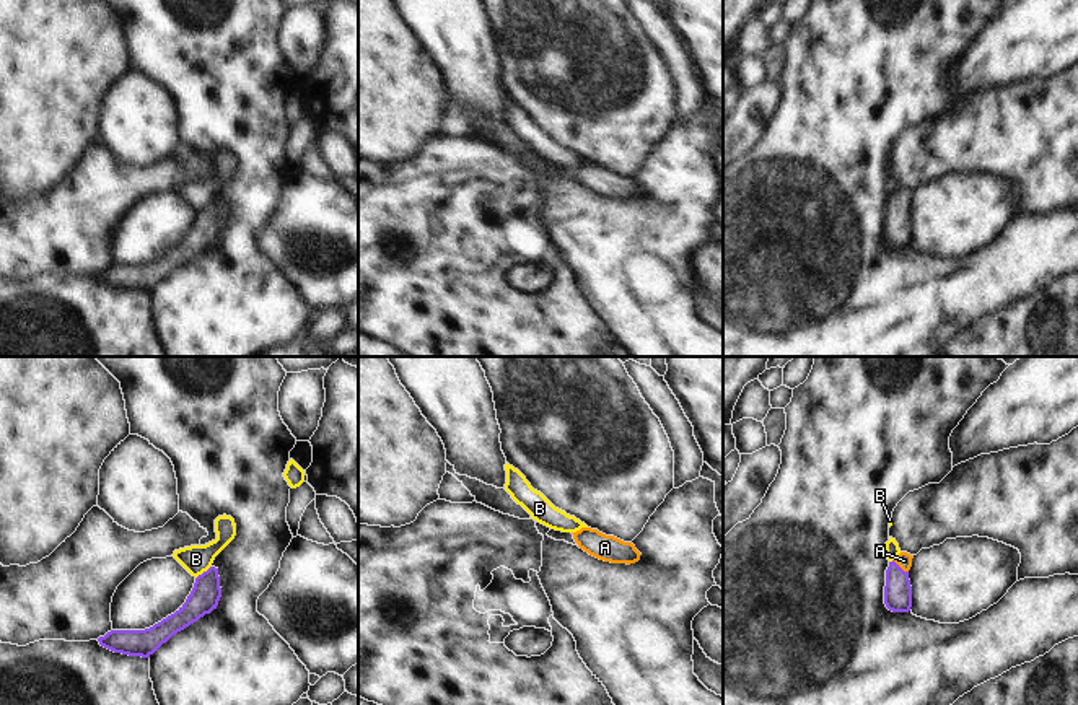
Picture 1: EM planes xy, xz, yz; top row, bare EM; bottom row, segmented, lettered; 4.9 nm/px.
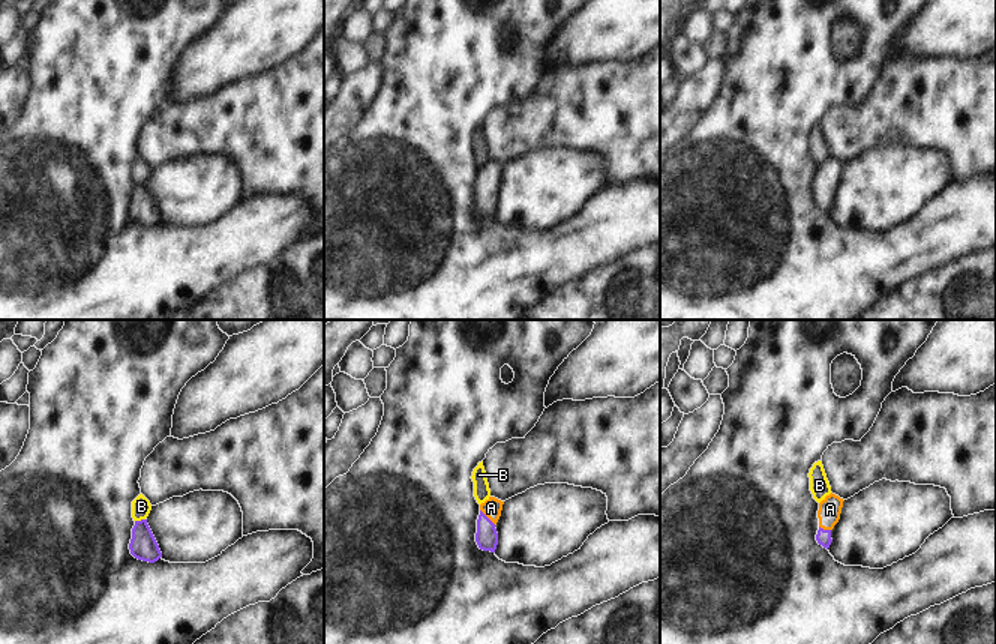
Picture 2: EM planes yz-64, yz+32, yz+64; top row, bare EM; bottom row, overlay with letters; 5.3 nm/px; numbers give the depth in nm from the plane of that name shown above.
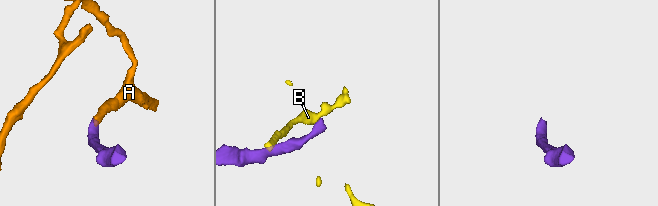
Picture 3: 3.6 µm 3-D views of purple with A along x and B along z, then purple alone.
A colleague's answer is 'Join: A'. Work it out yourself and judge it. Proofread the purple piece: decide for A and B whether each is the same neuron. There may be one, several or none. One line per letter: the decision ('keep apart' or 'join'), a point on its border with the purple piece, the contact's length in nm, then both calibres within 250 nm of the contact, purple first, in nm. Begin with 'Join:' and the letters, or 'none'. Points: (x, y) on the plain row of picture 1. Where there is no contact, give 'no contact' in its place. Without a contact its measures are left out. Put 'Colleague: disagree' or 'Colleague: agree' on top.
Colleague: agree
Join: A
A: join; meets purple in yz at (899, 202); contact 100 nm long; 140 nm thick on the purple side, 80 nm on the other
B: keep apart; meets purple in xy at (204, 207); contact 100 nm long; 150 nm thick on the purple side, 140 nm on the other

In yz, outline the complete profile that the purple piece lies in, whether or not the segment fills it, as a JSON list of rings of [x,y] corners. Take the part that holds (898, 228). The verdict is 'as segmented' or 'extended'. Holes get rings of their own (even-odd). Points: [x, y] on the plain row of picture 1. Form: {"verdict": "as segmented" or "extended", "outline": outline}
{"verdict": "extended", "outline": [[[901,187],[886,205],[884,239],[892,247],[909,247],[912,243],[912,221],[909,205],[914,190]]]}

